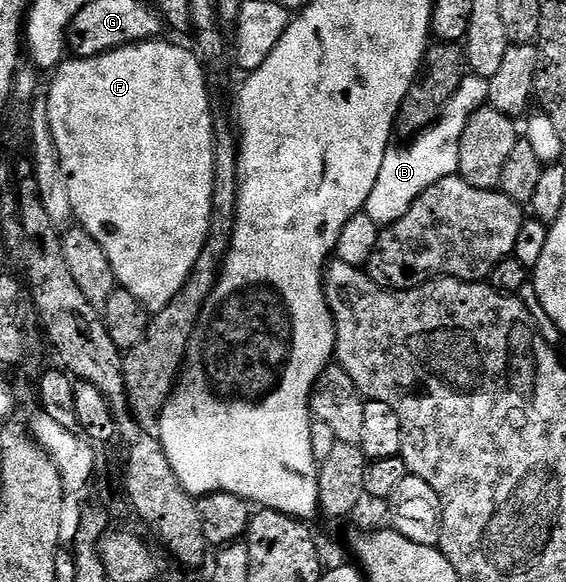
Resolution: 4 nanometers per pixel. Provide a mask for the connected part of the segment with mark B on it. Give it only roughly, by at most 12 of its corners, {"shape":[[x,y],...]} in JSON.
{"shape":[[465,74],[440,118],[389,146],[362,210],[391,227],[457,174],[459,142],[489,80]]}

